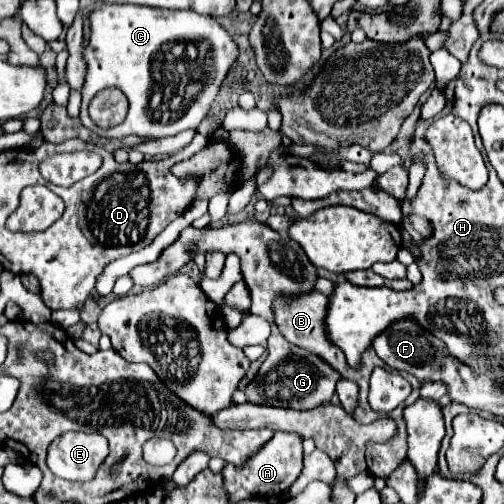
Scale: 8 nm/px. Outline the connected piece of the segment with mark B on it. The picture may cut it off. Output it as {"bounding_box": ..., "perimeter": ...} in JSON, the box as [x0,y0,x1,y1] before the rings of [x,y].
{"bounding_box":[274,290,382,424],"perimeter":[[[310,290],[308,294],[296,294],[296,298],[276,298],[276,312],[274,312],[274,318],[276,318],[276,326],[278,330],[284,334],[284,338],[304,350],[310,350],[312,354],[316,354],[318,358],[324,358],[324,362],[328,362],[334,370],[340,372],[342,378],[346,380],[352,380],[360,386],[360,394],[358,394],[358,404],[356,404],[356,410],[352,412],[352,418],[360,424],[370,424],[378,418],[378,412],[374,412],[369,403],[366,402],[366,392],[369,392],[369,379],[370,372],[374,370],[375,366],[382,366],[382,360],[376,356],[376,352],[372,348],[368,348],[364,354],[362,354],[362,360],[360,360],[360,368],[350,368],[344,354],[328,342],[326,338],[326,332],[324,332],[324,316],[326,316],[326,306],[328,306],[328,298],[318,292],[318,290]]]}

